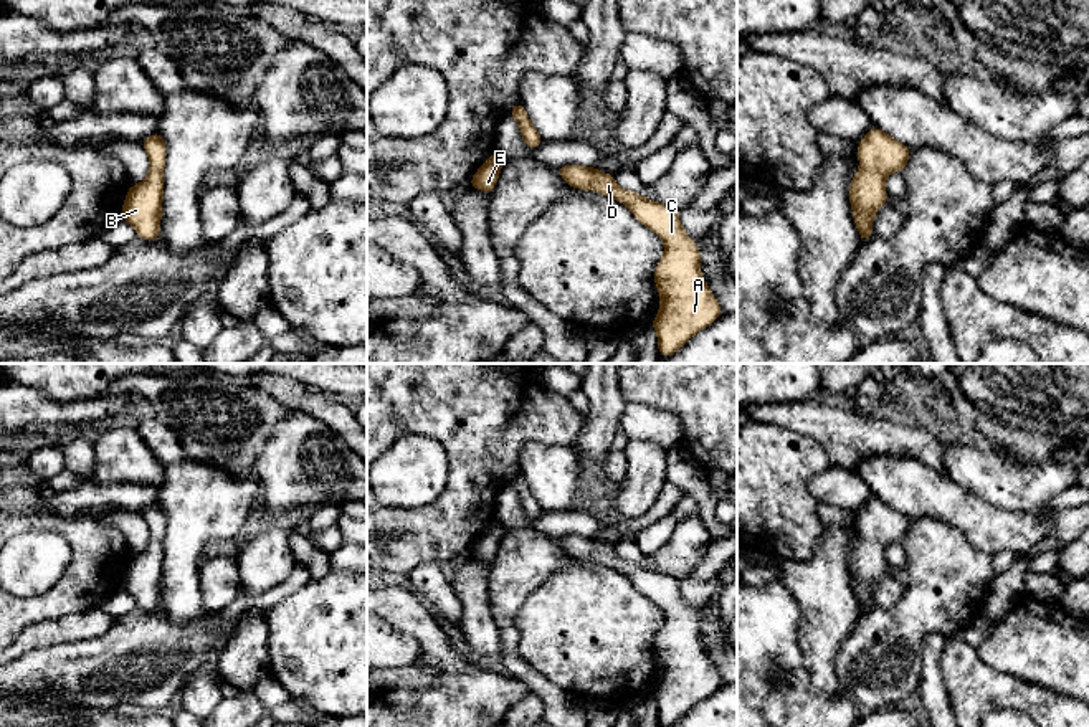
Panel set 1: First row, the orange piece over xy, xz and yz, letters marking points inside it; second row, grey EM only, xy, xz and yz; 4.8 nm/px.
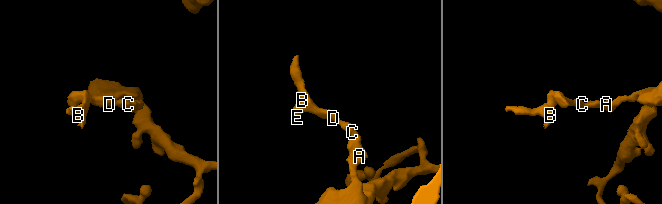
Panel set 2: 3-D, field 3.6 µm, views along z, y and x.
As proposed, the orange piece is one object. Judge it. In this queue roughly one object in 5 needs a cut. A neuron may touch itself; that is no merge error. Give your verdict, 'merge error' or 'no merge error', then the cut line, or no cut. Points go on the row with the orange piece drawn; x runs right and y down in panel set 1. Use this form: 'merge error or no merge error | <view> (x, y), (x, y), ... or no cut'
no merge error | no cut

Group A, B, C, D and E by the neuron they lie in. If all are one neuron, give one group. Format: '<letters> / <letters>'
A B C D E

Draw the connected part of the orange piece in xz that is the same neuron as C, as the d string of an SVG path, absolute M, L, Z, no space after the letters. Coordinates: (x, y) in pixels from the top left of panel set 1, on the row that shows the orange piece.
M562 165L555 170L570 188L593 188L626 205L640 223L664 241L664 254L654 269L659 312L651 321L661 357L674 355L692 335L724 314L701 274L699 248L682 230L679 210L620 188L615 175L597 167Z

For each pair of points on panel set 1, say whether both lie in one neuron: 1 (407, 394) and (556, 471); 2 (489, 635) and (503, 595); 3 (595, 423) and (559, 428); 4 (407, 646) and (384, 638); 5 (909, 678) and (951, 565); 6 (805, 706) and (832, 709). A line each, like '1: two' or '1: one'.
1: two
2: two
3: two
4: one
5: one
6: one

